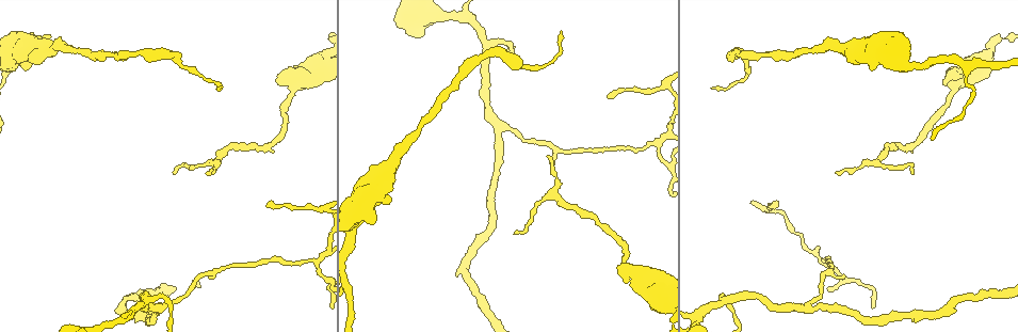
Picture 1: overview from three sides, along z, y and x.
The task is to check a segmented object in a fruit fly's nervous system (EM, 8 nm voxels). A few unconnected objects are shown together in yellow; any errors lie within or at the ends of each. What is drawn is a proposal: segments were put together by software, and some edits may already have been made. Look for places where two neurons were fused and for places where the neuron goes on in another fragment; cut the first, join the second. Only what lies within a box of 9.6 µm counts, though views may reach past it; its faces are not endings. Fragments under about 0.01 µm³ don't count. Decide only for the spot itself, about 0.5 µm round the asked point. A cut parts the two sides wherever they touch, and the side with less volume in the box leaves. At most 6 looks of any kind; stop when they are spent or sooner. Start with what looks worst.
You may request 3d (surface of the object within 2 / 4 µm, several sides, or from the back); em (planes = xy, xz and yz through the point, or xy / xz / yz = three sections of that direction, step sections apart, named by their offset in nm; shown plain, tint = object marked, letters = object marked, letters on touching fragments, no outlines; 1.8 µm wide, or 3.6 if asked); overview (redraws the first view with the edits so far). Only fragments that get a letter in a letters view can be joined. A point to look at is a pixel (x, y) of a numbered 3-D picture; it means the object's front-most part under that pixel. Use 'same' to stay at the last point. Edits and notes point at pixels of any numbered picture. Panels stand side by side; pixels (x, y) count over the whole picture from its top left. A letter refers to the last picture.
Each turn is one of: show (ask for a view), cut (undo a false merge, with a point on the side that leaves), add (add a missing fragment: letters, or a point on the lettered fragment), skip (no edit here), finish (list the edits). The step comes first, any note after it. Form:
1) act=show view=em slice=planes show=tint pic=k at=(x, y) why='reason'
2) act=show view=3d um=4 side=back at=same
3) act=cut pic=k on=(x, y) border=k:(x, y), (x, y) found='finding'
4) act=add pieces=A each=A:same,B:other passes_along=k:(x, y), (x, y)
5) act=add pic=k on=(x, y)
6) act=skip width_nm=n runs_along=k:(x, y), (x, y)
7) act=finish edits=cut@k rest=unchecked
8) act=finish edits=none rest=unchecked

act=show view=3d um=4 pic=1 at=(524, 67) why='thick turns thin'

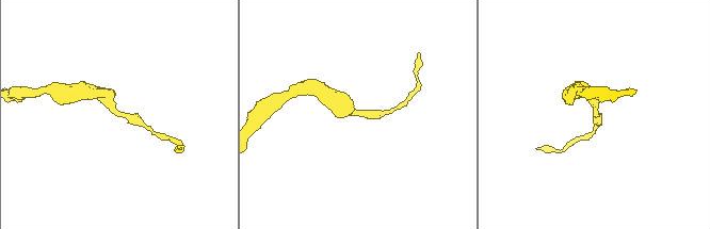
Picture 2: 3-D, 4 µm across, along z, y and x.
act=show view=em slice=planes show=tint pic=2 at=(118, 111) why='need the tissue'

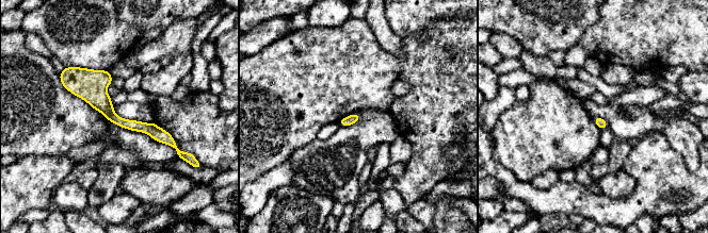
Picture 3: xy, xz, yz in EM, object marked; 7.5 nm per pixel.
act=show view=em slice=planes show=letters at=same why='see the neighbours'

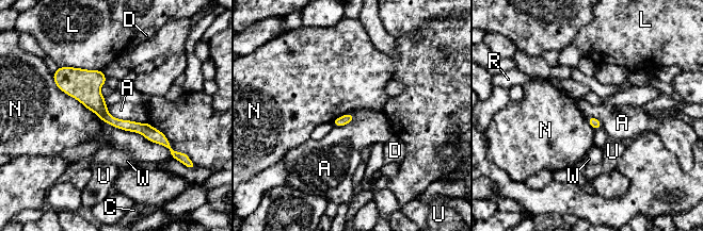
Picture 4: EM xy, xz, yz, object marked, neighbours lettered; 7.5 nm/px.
act=skip longest_contact=N:1100nm each=A:other,C:other,D:other,L:other,N:other,R:other,U:other,W:other runs_along=4:(59, 84), (75, 84), (111, 120), (166, 144) found='all the same neuron'

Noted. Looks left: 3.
act=show view=3d um=2 pic=1 at=(285, 76) why='branch stops here'

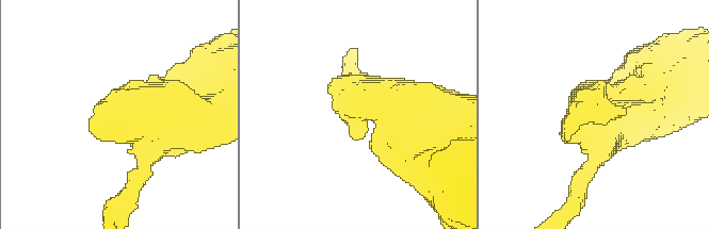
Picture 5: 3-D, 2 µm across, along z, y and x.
act=show view=em slice=xy step=8 show=letters pic=5 at=(116, 113)

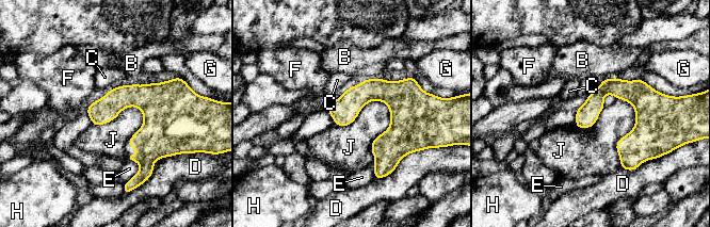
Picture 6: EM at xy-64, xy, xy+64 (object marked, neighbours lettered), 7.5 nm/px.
act=skip longest_contact=J:550nm each=B:other,C:other,D:other,E:other,F:other,G:other,H:other,J:other found='none of them fits'

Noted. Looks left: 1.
act=show view=em um=3.6 slice=xz step=8 show=letters pic=1 at=(370, 209) why='thick turns thin'

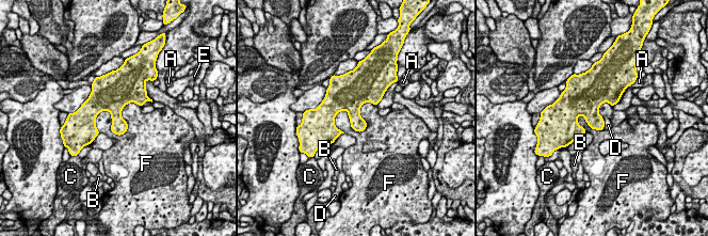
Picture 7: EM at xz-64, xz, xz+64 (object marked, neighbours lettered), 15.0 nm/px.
act=skip longest_contact=F:750nm each=A:other,B:other,C:other,D:other,E:other,F:other border=7:(141, 106), (95, 127) found='all the same neuron'

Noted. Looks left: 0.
act=finish edits=none rest=unchecked

